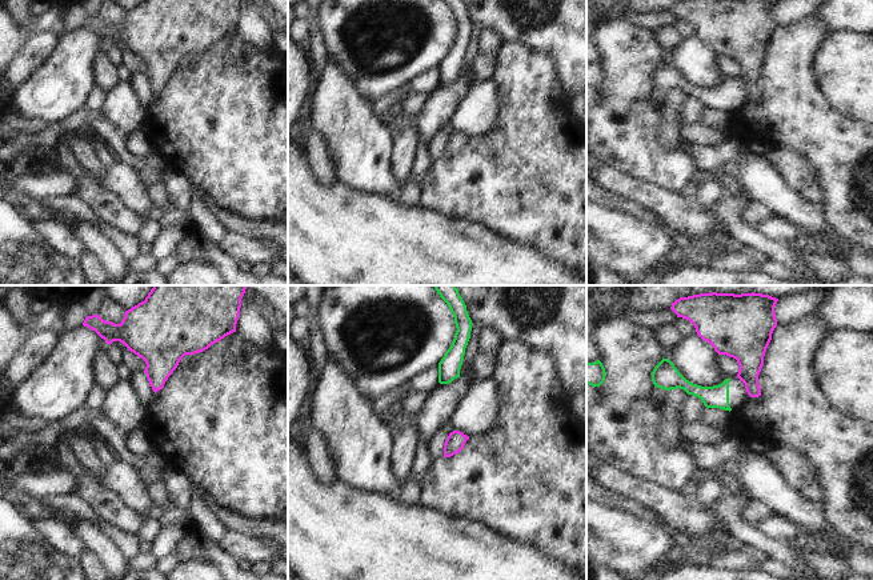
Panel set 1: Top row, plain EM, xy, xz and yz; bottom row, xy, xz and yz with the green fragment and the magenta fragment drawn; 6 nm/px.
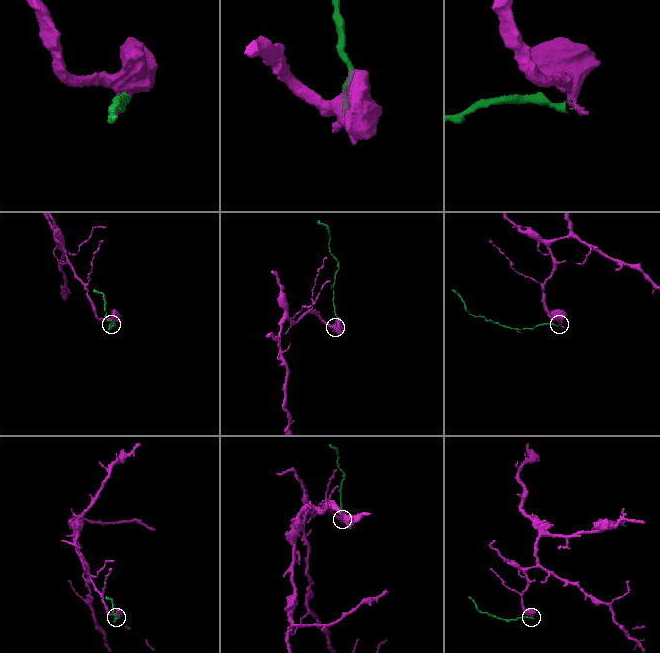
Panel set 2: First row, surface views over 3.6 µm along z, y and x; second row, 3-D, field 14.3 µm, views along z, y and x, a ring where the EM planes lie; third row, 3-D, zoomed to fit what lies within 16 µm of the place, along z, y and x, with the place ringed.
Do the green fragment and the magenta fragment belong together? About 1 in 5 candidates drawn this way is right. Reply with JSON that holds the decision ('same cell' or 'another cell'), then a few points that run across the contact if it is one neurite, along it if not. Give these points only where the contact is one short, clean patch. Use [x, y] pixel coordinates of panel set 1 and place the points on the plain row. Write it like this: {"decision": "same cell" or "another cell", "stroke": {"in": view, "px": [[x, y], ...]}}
{"decision": "another cell", "stroke": {"in": "xy", "px": [[144, 74], [147, 78]]}}

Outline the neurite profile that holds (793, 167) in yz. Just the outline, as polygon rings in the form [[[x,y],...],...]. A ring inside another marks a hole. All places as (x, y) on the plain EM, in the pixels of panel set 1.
[[[769,149],[766,157],[792,189],[810,204],[821,204],[822,189],[805,156],[790,149]]]

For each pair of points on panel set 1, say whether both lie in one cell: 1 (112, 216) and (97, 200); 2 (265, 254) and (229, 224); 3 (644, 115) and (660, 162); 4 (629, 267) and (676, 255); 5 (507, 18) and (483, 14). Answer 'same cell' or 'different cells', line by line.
1: same cell
2: different cells
3: same cell
4: different cells
5: same cell

